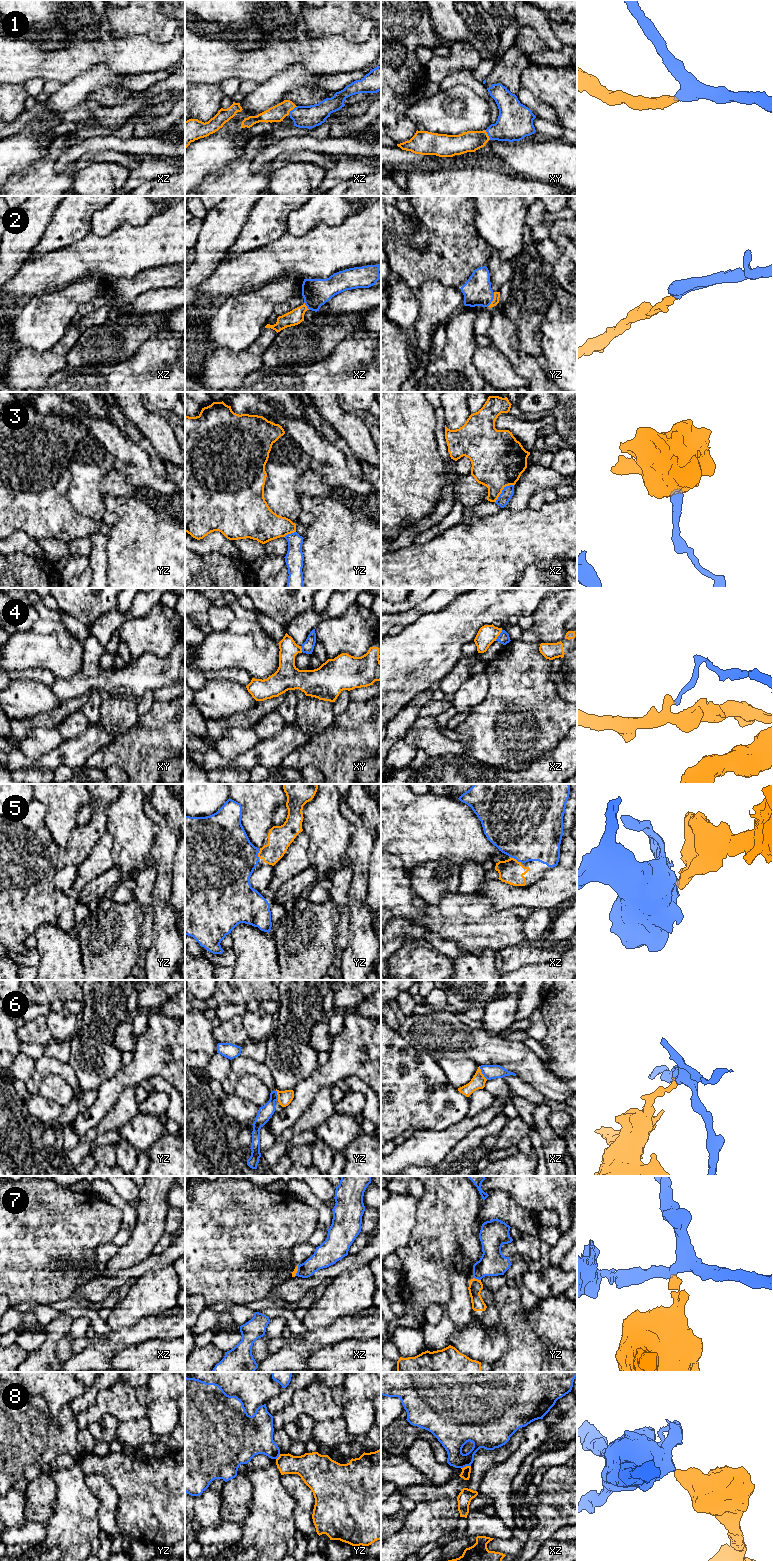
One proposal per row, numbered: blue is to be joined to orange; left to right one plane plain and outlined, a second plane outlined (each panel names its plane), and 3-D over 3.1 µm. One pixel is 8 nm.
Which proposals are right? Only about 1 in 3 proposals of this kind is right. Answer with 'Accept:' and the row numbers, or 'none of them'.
Accept: 1, 2, 5

